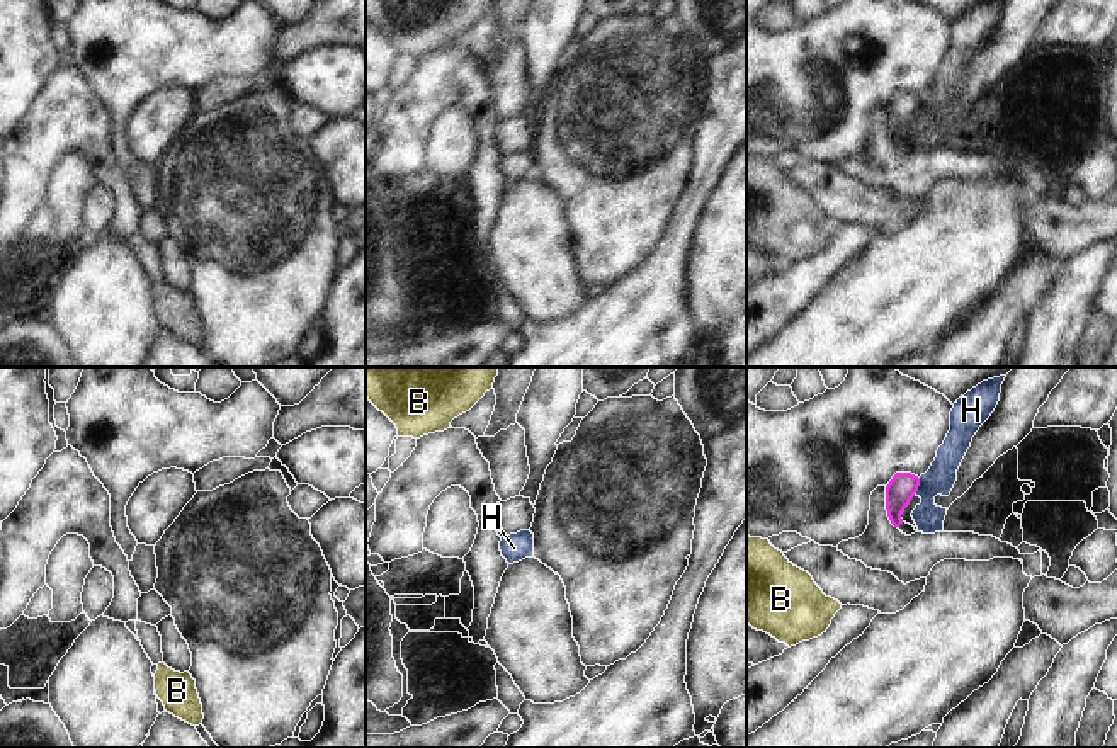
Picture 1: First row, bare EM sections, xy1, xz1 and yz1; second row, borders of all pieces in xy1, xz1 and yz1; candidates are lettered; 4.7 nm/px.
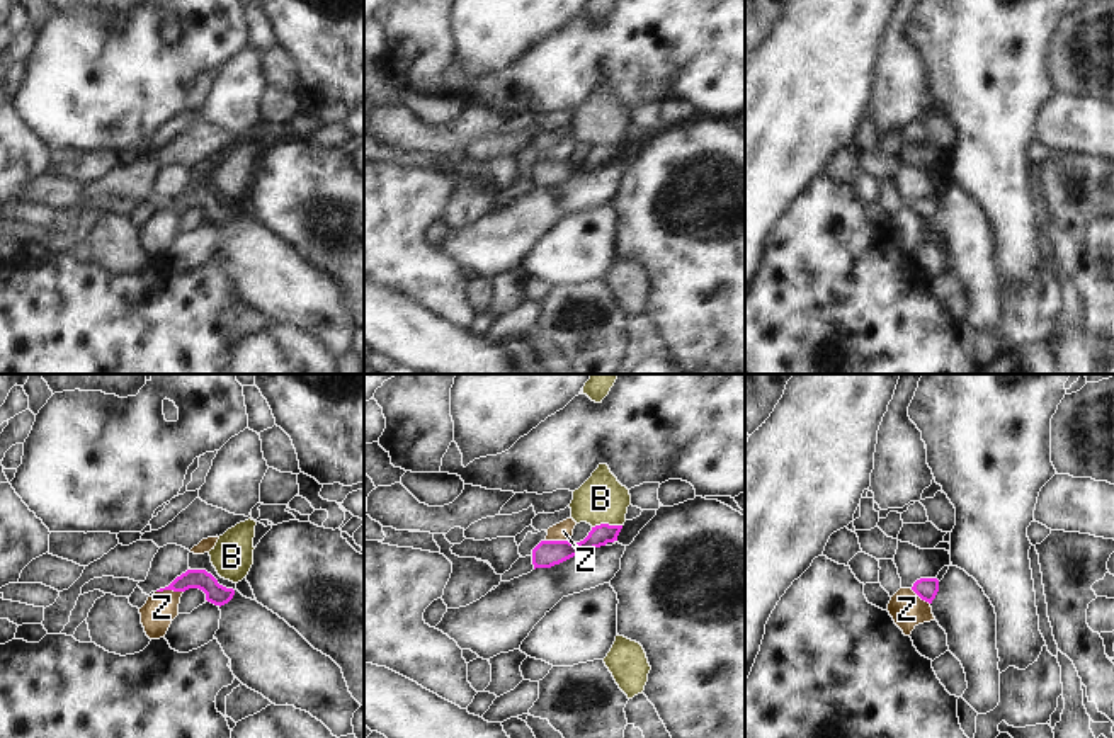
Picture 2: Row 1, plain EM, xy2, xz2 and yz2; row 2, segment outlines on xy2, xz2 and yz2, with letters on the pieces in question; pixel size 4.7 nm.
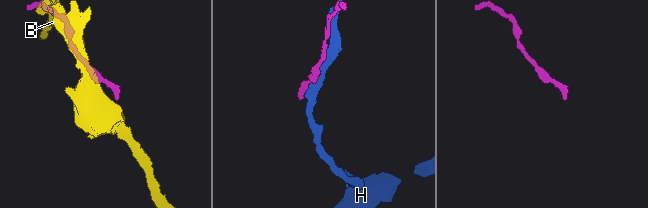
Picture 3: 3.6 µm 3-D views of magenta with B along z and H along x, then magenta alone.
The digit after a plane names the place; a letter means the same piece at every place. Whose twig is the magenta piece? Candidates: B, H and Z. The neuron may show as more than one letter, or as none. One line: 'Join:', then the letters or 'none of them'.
Join: none of them

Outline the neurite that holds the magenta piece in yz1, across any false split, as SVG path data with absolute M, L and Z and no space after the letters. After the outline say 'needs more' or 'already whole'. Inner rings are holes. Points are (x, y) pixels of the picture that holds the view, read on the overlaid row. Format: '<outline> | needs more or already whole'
M896 473L886 486L886 510L891 524L903 534L915 534L915 527L906 524L901 515L918 491L920 478L911 473Z | needs more

